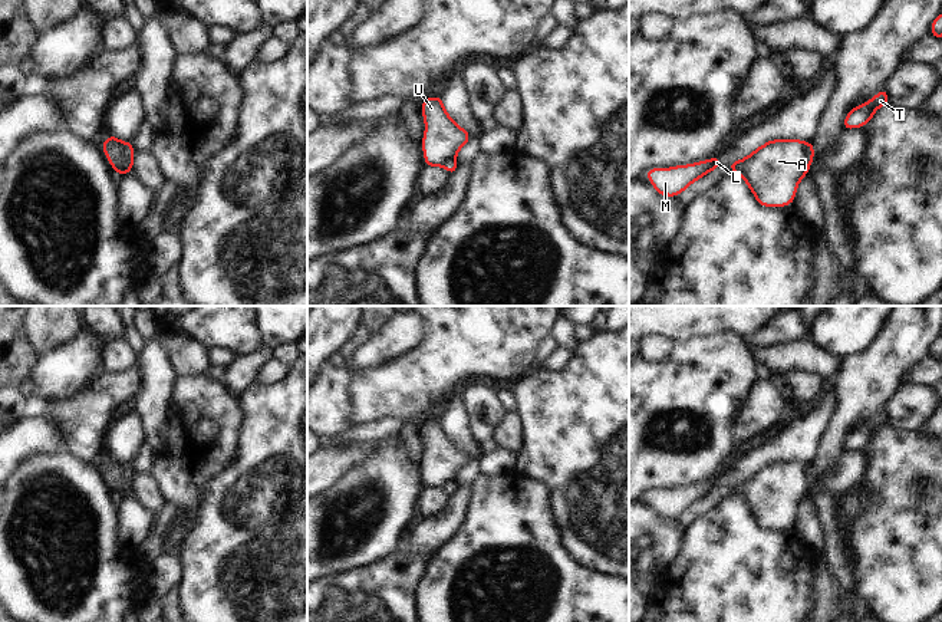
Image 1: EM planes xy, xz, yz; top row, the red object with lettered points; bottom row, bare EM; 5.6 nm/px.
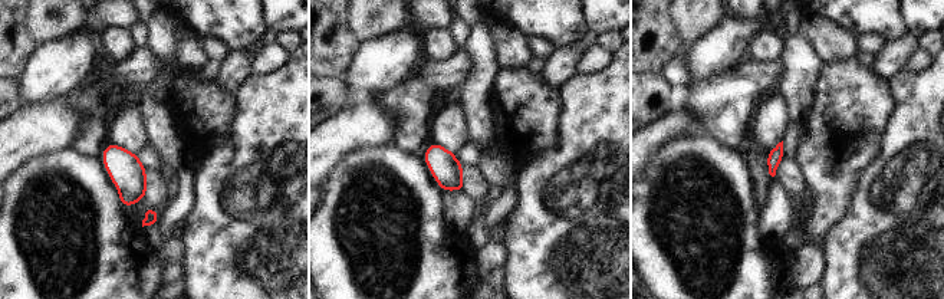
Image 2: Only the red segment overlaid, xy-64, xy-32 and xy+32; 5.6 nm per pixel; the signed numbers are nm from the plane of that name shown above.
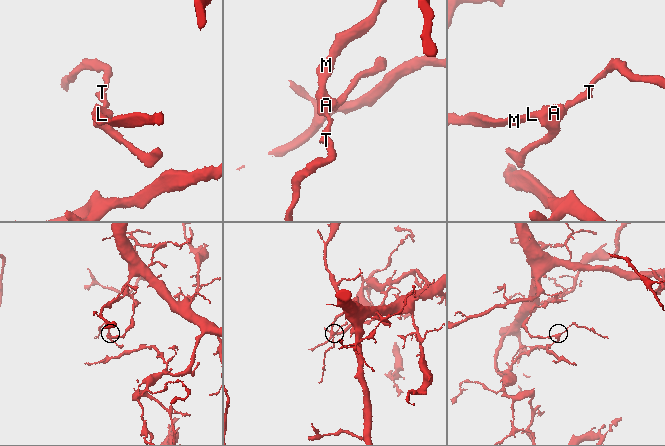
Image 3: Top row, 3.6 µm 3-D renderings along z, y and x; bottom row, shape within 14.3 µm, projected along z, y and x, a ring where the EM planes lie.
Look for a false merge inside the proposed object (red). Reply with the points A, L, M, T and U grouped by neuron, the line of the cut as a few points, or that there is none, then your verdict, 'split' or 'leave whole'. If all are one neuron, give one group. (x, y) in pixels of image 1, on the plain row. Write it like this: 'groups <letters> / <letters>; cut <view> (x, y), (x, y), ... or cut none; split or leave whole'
groups A L M U / T; cut xy (122, 464), (125, 480), (129, 484); split

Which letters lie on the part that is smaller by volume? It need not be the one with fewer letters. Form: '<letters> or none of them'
T

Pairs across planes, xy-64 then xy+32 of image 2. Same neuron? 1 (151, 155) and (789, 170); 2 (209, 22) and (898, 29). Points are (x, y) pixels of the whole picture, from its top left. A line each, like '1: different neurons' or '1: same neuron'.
1: different neurons
2: same neuron

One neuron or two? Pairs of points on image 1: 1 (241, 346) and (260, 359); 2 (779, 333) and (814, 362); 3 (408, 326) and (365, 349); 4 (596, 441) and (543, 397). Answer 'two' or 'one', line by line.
1: two
2: two
3: one
4: one

